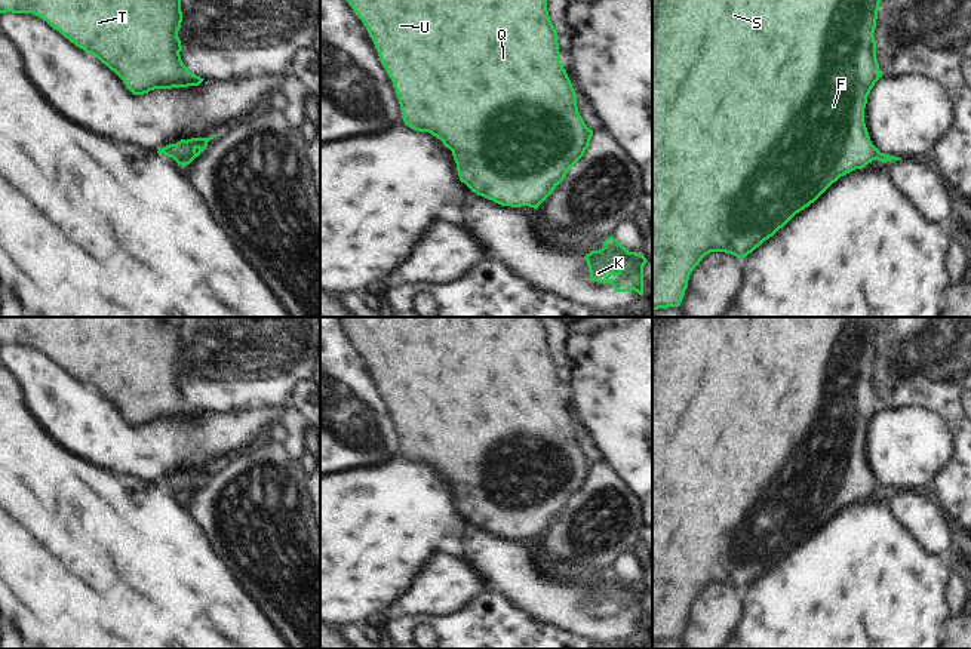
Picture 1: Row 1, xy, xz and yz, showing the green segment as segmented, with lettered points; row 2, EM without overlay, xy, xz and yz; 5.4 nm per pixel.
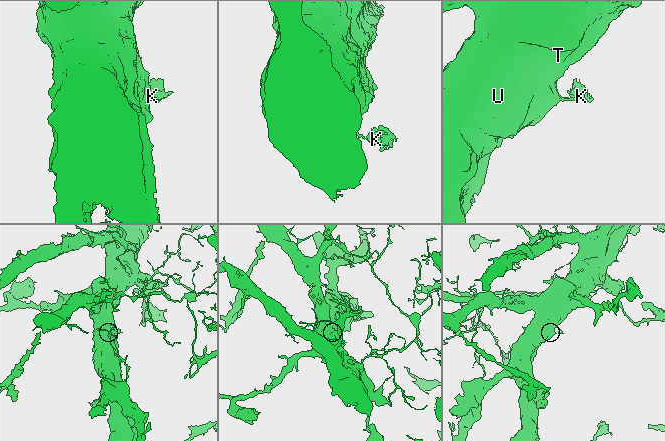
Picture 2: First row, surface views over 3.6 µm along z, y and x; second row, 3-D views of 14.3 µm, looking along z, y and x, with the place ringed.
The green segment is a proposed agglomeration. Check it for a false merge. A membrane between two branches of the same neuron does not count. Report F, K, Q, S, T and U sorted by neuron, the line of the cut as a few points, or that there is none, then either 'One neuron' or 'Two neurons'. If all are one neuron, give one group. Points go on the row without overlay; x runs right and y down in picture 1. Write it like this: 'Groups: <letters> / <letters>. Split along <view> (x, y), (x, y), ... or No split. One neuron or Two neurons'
Groups: F Q S T U / K. Split along yz (873, 479), (876, 491). Two neurons

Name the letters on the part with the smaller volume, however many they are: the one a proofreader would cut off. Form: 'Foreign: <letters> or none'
Foreign: K

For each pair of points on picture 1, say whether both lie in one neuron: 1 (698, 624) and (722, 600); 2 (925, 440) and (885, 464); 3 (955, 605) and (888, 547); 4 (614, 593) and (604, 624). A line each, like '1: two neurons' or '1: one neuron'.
1: one neuron
2: one neuron
3: two neurons
4: one neuron

